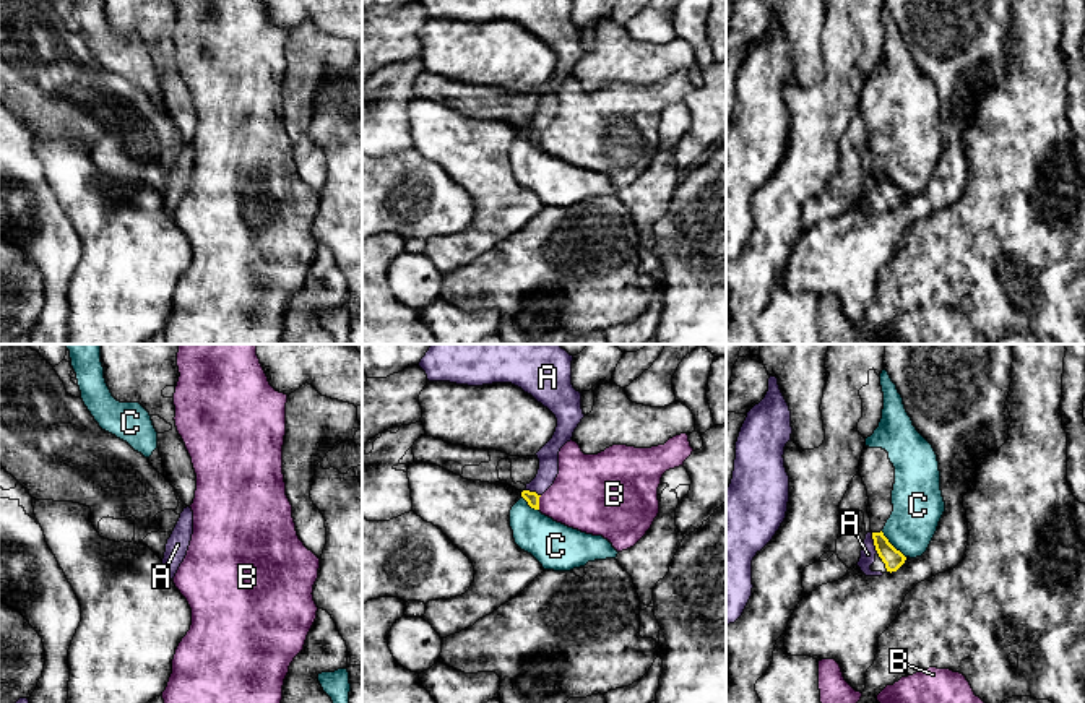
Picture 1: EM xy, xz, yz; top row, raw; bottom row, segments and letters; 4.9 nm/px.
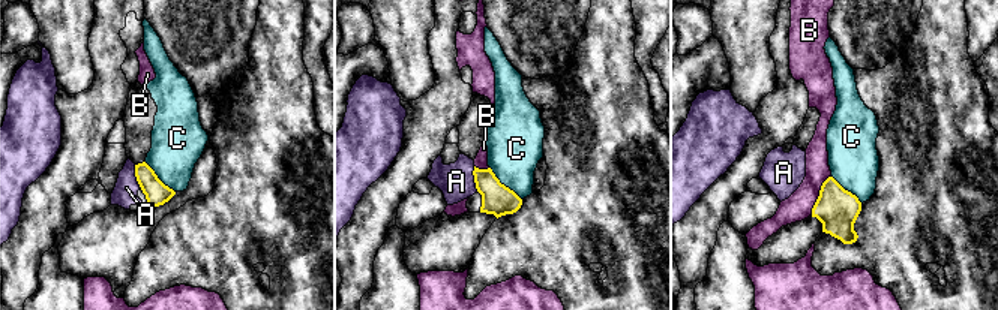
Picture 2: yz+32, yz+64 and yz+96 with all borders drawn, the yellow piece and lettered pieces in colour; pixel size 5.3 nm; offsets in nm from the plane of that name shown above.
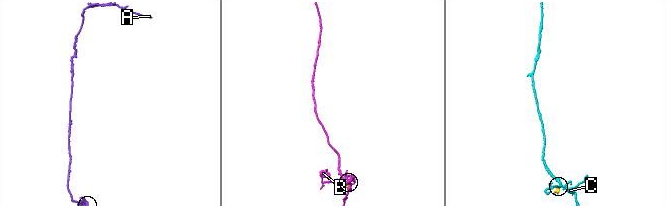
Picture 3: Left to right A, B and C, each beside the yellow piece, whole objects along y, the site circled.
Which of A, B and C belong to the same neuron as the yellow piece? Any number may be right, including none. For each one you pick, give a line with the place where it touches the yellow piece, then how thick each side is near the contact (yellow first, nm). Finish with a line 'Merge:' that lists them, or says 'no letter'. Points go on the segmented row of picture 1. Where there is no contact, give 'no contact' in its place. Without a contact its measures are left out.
A: contact yz (874, 543); calibres 100 and 80 nm
Merge: A

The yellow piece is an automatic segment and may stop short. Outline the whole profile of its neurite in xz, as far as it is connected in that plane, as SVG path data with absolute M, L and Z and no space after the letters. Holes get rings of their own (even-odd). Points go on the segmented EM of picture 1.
M430 344L419 367L429 382L482 386L512 383L557 419L552 438L536 453L539 469L521 497L539 510L539 497L559 474L559 451L585 417L572 385L572 360L559 344Z

